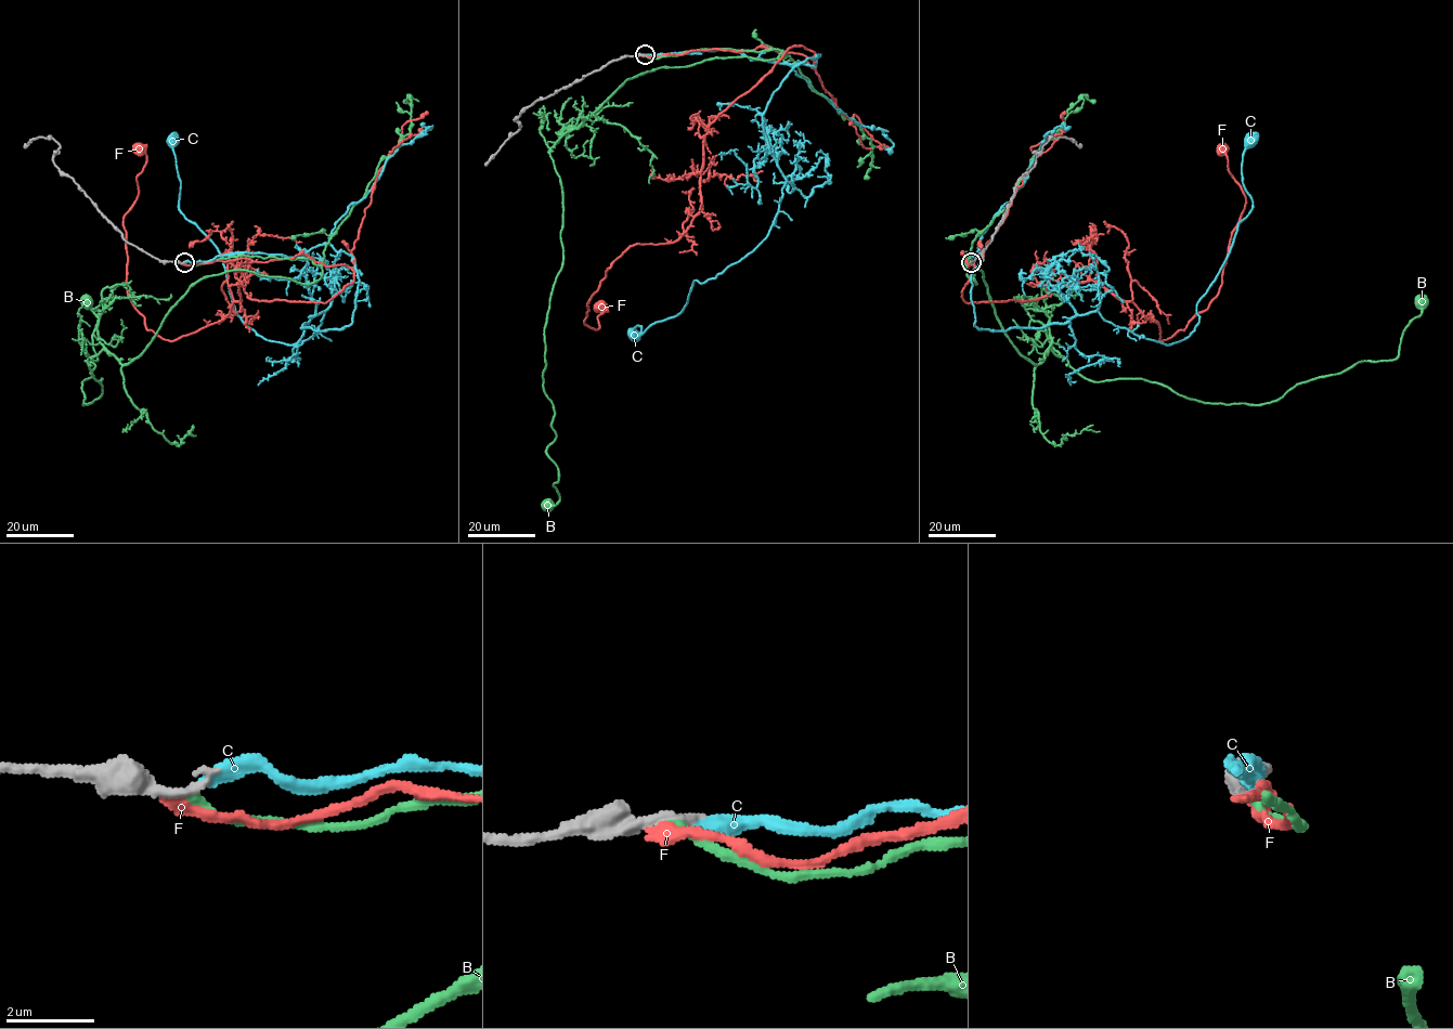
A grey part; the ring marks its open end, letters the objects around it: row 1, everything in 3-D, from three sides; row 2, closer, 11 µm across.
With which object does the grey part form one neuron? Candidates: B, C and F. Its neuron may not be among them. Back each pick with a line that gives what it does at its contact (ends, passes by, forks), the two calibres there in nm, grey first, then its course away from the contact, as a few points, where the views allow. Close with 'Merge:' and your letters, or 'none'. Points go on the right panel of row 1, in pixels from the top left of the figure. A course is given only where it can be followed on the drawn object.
C: it ends there; 200 nm thick on the grey side, 400 nm on the other; it runs (971, 262), (980, 244), (978, 328), (1098, 312), (1139, 336), (1183, 340), (1252, 209), (1250, 141)
Merge: C

